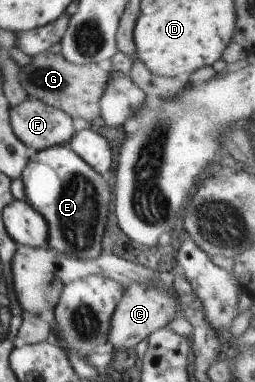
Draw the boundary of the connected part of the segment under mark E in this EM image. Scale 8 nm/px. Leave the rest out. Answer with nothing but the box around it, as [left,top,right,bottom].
[20,144,112,260]

